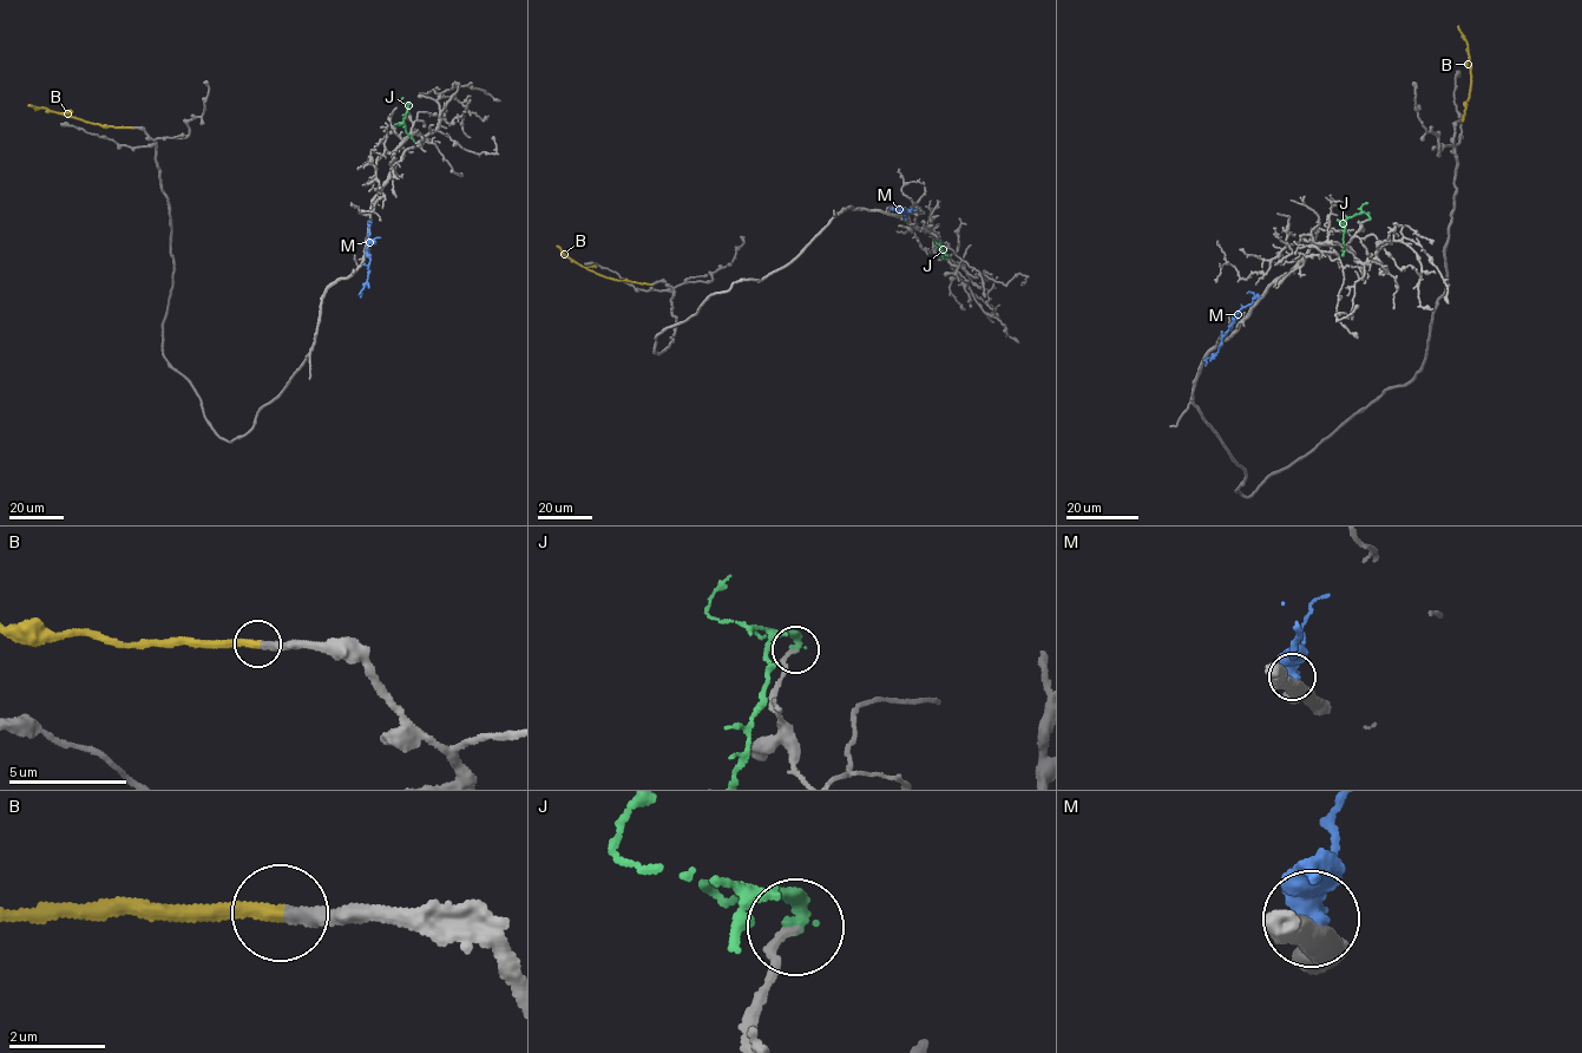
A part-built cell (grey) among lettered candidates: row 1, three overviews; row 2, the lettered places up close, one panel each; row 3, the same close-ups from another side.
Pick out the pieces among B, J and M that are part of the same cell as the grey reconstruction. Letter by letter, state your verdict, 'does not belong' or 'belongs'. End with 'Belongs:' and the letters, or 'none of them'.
B: belongs
J: does not belong
M: does not belong
Belongs: B

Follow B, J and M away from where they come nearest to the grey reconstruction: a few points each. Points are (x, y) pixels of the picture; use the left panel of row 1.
B: (131, 128), (91, 123), (28, 105)
J: (411, 106), (407, 103), (404, 121), (405, 131), (414, 142)
M: (369, 222), (371, 259), (367, 283), (360, 298)

